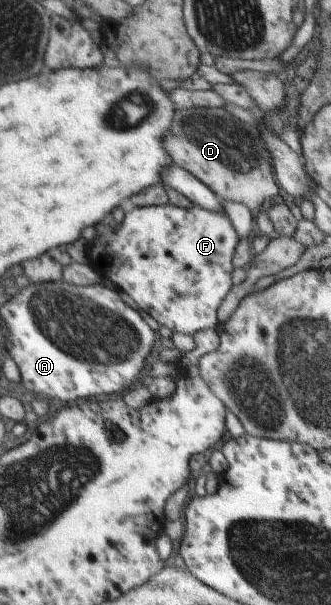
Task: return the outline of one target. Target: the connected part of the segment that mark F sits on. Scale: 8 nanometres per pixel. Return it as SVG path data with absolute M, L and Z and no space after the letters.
M175 205L163 206L143 206L134 207L129 206L129 212L126 214L126 219L121 225L113 225L110 219L99 226L97 225L98 235L95 237L93 243L93 259L89 261L95 268L102 271L102 275L110 280L121 291L128 292L130 296L136 301L138 307L148 312L158 323L162 326L171 328L174 332L185 333L196 336L200 331L206 329L220 329L222 324L219 321L219 309L223 305L223 301L227 299L227 295L233 289L233 271L236 265L234 259L242 239L239 239L239 231L235 227L235 223L231 221L231 217L226 215L225 212L215 213L209 211L201 206L195 205L192 209L183 209L182 207L175 207Z

